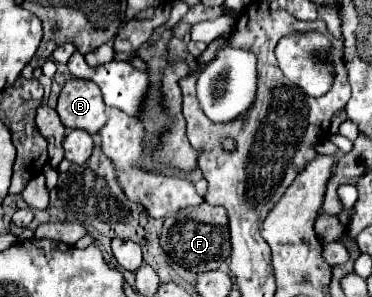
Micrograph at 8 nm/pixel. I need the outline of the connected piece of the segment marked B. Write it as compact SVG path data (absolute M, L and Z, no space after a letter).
M72 78L62 86L56 112L66 128L82 128L96 134L106 124L106 106L102 92L92 80Z

